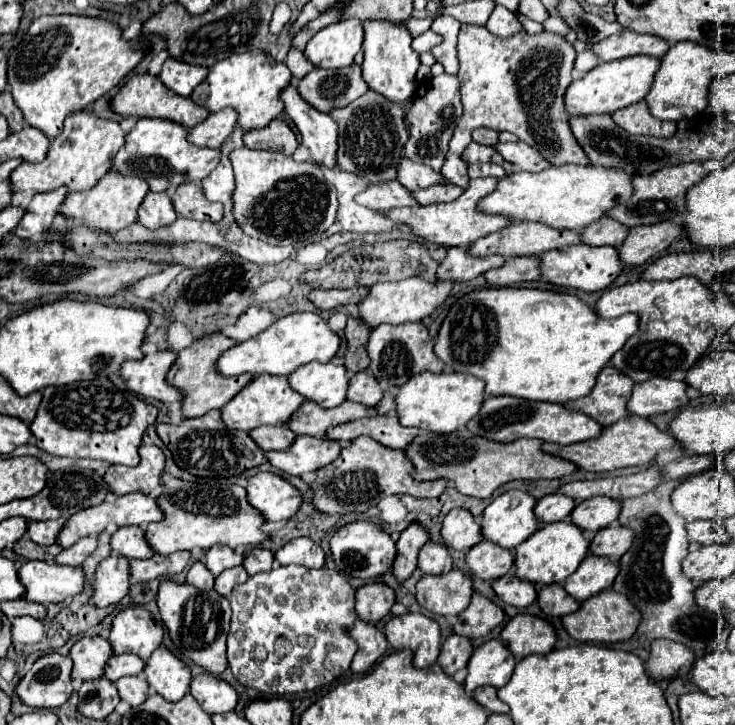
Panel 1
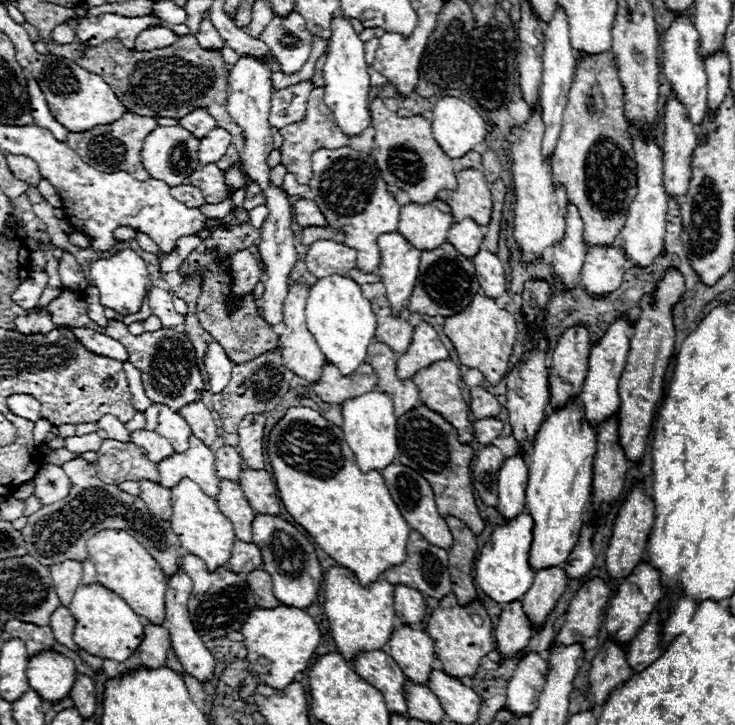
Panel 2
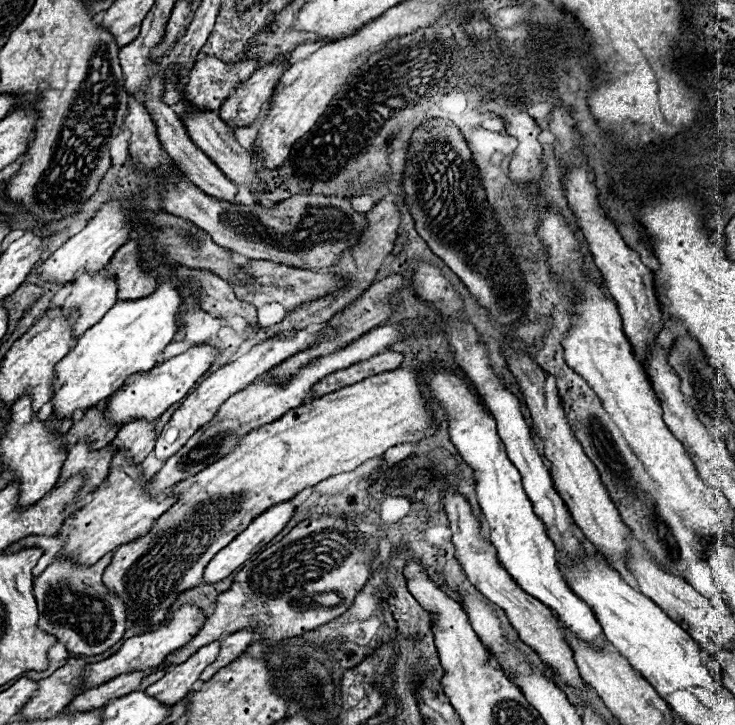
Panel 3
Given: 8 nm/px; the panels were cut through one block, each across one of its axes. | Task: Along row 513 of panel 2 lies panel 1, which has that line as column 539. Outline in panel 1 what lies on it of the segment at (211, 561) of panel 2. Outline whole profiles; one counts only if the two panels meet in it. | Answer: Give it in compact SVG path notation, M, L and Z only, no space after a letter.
M550 166L544 172L516 172L504 176L496 190L480 202L480 210L490 214L504 214L518 222L544 222L554 228L582 230L600 220L612 206L626 202L632 196L632 176L628 172L604 166Z

